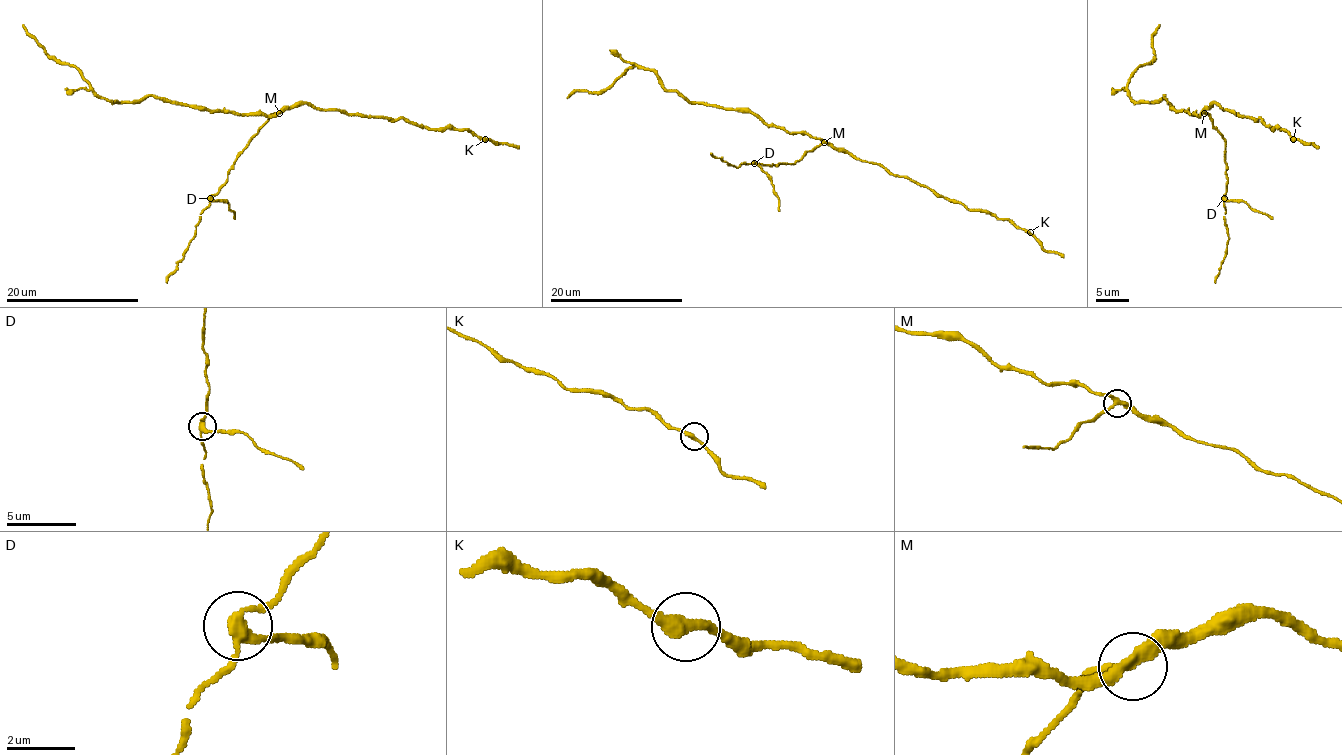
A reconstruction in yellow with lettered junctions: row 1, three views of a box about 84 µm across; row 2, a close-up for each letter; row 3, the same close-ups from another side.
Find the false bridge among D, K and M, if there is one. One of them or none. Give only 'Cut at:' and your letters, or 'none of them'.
Cut at: D

